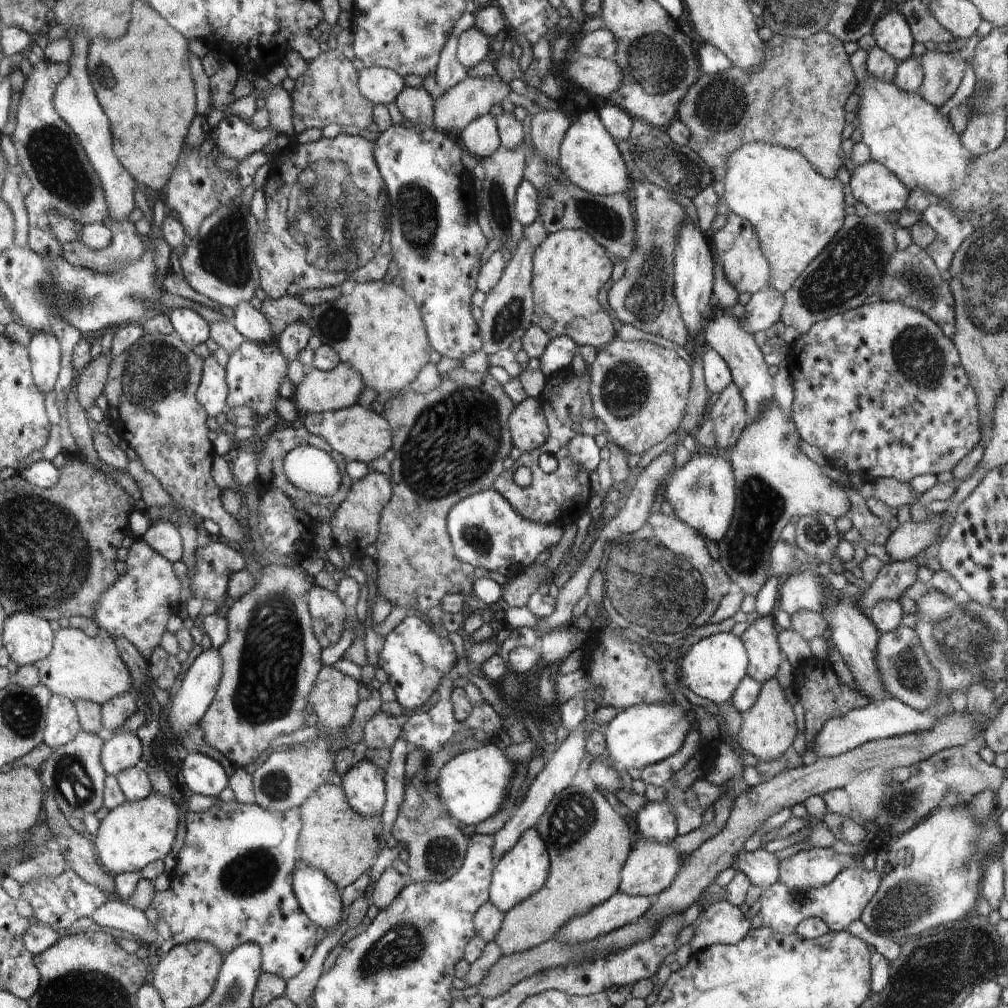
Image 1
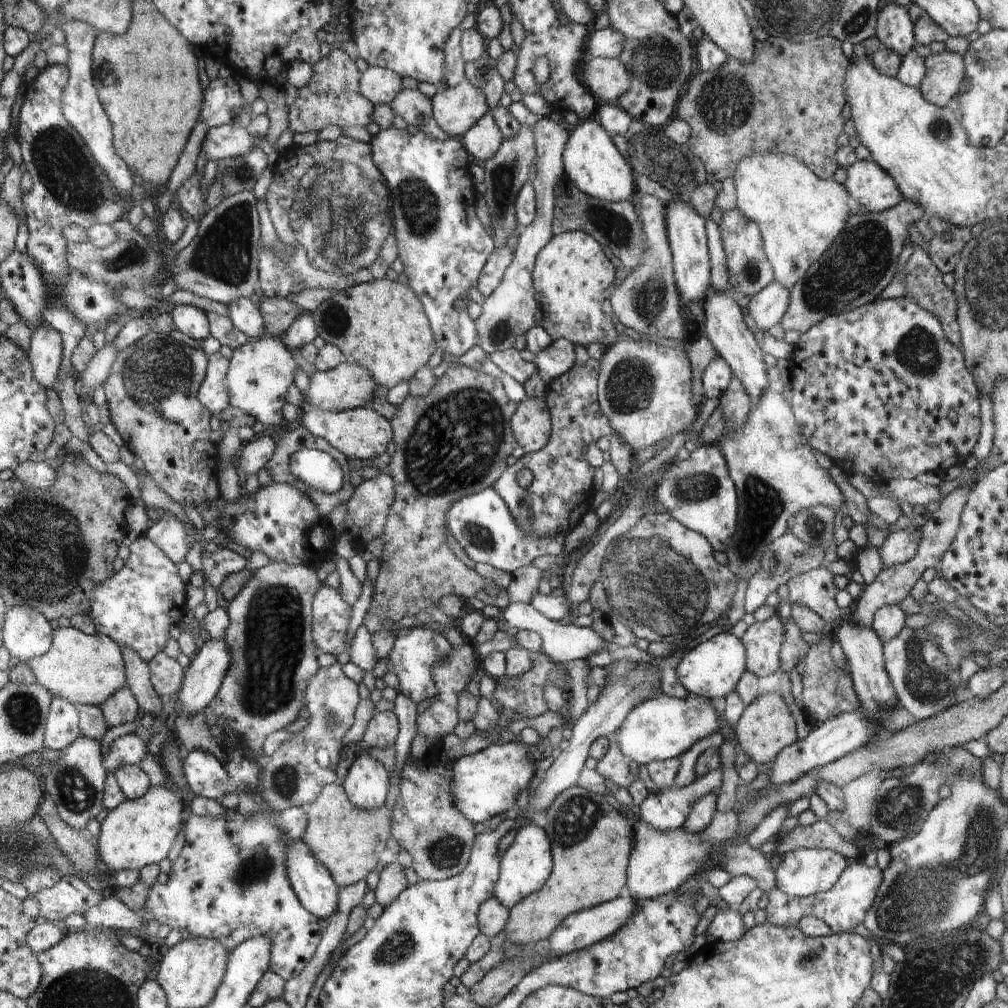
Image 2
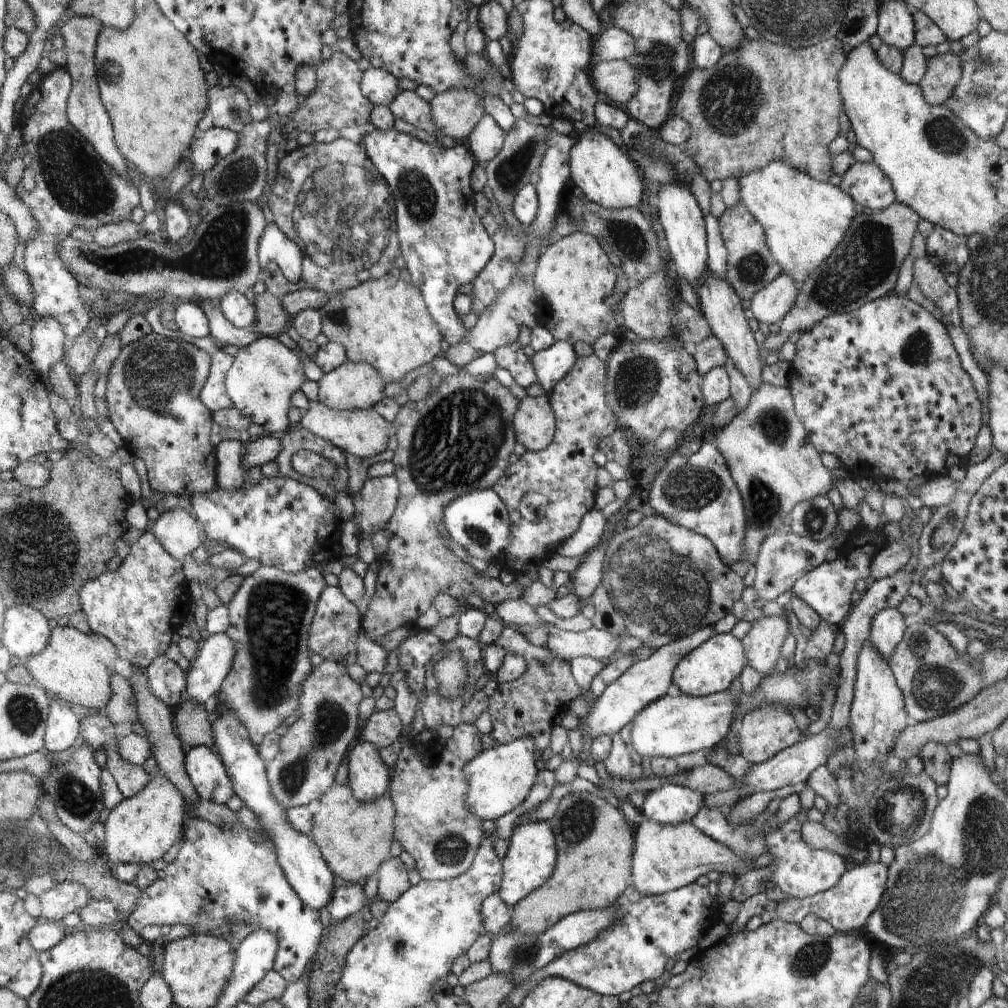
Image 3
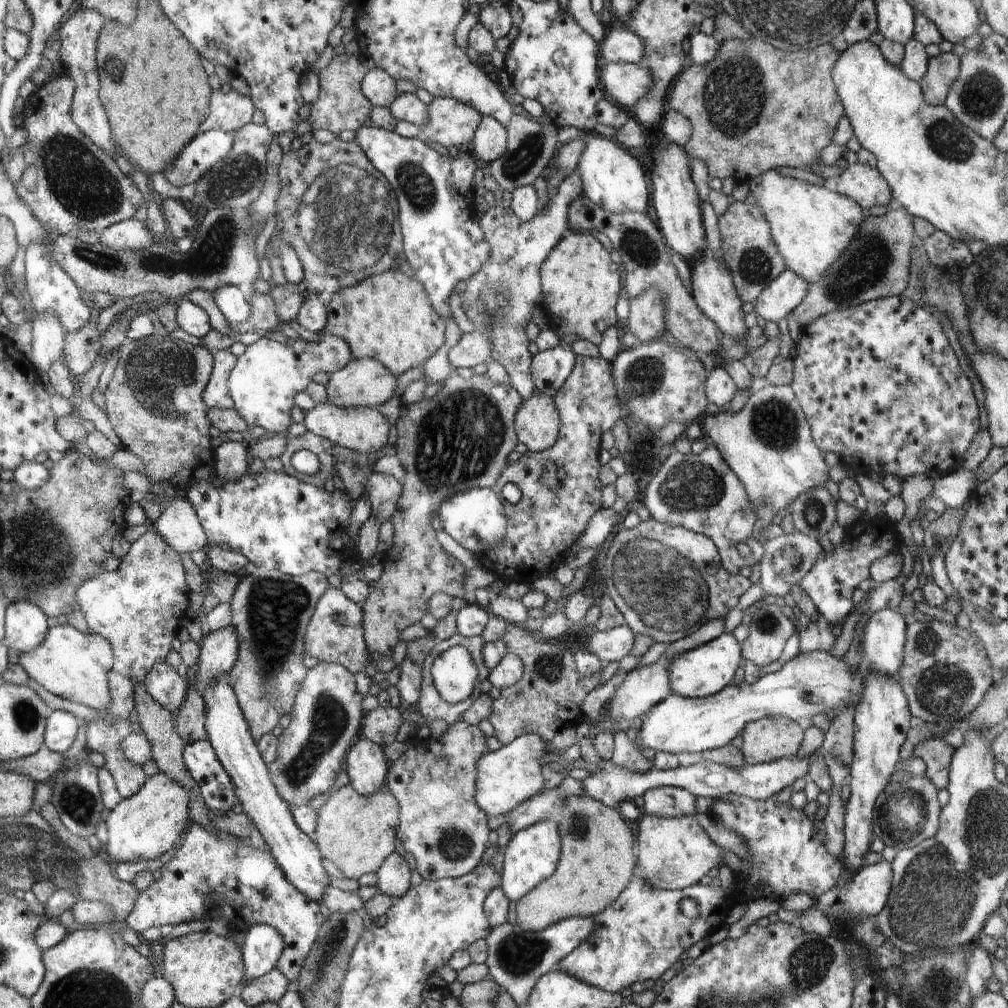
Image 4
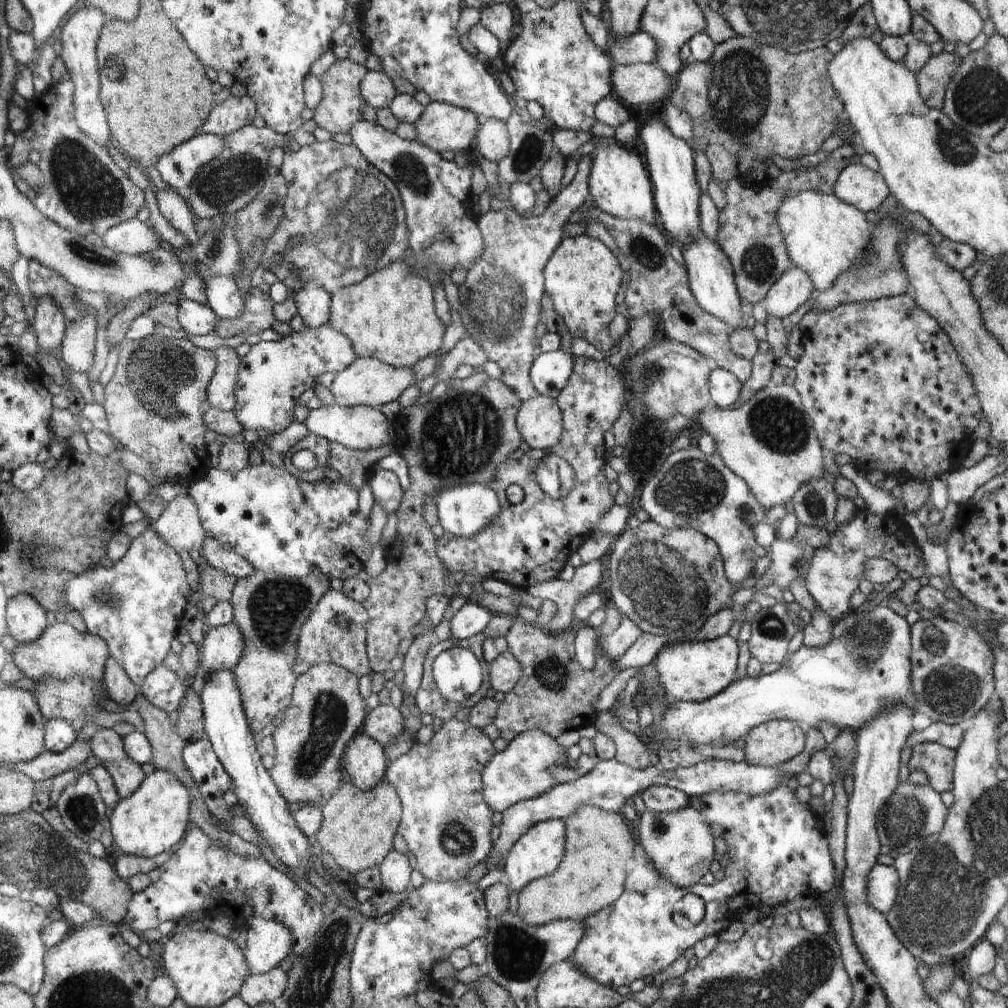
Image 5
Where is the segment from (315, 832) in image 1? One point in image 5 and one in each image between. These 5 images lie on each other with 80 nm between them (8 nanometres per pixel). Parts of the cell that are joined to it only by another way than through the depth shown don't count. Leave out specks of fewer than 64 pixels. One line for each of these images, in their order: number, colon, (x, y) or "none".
2: (348, 840)
3: (354, 837)
4: (356, 833)
5: (357, 828)

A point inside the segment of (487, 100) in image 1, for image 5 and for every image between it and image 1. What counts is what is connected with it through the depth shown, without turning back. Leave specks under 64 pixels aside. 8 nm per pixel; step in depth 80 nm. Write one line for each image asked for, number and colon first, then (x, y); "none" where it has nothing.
2: (456, 109)
3: (457, 112)
4: (451, 123)
5: (442, 127)

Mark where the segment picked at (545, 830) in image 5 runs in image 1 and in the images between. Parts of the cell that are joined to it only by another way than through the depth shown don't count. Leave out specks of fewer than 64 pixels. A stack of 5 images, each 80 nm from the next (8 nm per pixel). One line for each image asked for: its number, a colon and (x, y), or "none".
1: (522, 871)
2: (525, 867)
3: (531, 858)
4: (532, 855)

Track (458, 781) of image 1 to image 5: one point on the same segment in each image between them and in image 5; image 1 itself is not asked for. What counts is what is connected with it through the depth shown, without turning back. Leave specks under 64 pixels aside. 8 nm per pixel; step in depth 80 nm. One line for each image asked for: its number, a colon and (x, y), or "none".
2: (484, 784)
3: (500, 778)
4: (512, 774)
5: (518, 773)

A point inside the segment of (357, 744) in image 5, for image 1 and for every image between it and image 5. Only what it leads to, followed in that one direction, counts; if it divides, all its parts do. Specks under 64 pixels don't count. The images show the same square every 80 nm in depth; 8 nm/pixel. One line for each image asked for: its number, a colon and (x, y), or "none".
1: (364, 785)
2: (366, 782)
3: (368, 777)
4: (366, 766)

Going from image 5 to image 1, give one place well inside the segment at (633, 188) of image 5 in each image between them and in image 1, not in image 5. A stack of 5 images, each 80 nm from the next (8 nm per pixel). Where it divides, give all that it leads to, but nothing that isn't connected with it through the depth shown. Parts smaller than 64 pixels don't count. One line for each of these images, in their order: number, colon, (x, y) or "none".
1: (589, 157)
2: (591, 162)
3: (603, 173)
4: (611, 178)

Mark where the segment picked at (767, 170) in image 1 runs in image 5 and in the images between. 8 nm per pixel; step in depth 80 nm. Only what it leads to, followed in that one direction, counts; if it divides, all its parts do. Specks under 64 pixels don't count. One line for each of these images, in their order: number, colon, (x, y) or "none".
2: (799, 215)
3: (804, 219)
4: (811, 226)
5: (824, 236)

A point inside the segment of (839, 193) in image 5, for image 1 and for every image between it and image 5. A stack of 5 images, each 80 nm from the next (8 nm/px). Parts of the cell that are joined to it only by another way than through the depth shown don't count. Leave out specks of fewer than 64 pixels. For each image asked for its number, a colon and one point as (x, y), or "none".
1: (881, 191)
2: (872, 186)
3: (864, 182)
4: (865, 185)

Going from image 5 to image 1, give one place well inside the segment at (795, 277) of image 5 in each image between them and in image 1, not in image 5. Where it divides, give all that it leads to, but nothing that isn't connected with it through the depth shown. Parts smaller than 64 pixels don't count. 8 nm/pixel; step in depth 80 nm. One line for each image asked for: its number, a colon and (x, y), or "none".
1: (764, 309)
2: (768, 307)
3: (769, 305)
4: (778, 299)

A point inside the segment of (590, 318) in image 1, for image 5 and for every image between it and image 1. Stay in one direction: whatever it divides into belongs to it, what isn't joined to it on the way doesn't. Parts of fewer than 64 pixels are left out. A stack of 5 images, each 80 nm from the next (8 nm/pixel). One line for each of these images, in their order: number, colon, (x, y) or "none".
2: (569, 272)
3: (573, 277)
4: (579, 283)
5: (582, 277)

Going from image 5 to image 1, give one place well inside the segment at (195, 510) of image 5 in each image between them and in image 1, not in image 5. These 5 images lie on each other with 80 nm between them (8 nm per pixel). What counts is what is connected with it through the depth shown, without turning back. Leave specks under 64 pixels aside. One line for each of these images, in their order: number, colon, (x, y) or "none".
1: (163, 537)
2: (175, 537)
3: (178, 532)
4: (179, 525)

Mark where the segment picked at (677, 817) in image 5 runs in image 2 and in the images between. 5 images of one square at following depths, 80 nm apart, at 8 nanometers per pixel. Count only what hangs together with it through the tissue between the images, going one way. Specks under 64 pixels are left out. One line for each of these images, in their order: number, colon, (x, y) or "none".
2: (661, 863)
3: (667, 857)
4: (672, 852)

